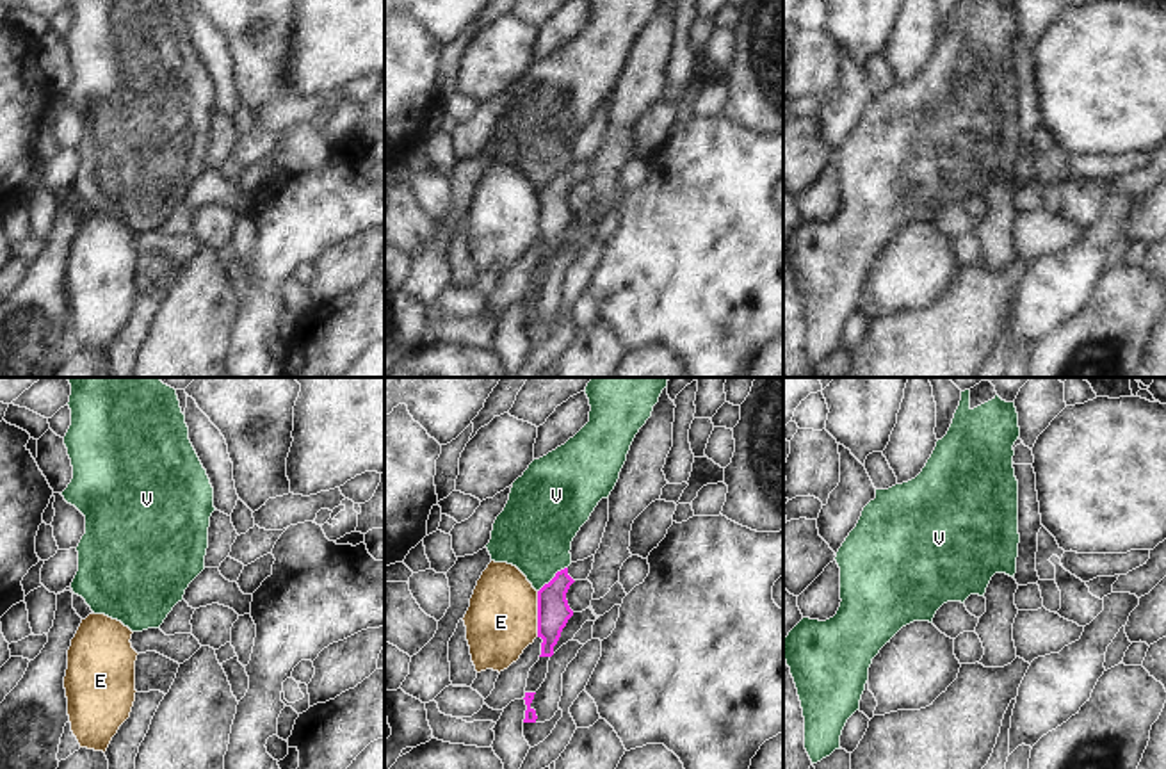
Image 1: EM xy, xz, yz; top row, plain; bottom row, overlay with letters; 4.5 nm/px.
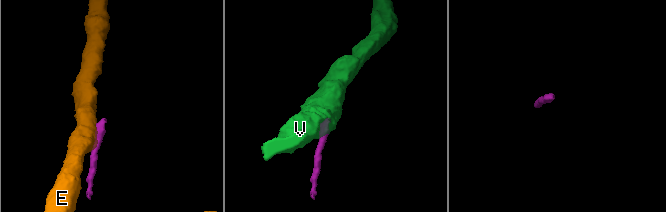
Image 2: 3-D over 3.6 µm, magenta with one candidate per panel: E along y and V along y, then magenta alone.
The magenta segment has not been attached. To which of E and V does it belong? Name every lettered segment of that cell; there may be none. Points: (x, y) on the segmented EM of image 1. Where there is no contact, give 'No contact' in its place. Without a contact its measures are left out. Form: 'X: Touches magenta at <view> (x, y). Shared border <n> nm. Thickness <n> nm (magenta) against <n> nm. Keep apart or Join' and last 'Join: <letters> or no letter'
E: Touches magenta at xz (538, 615). Shared border 200 nm. Thickness 140 nm (magenta) against 320 nm. Keep apart
V: Touches magenta at xz (554, 577). Shared border 180 nm. Thickness 140 nm (magenta) against 340 nm. Keep apart
Join: no letter.

